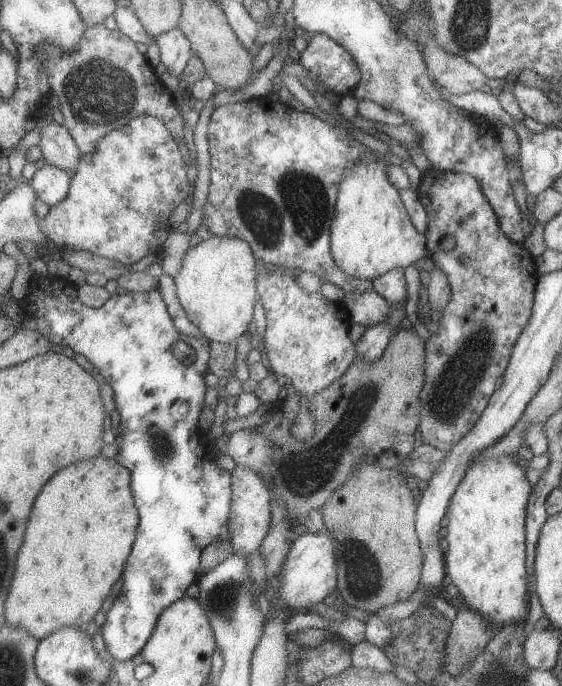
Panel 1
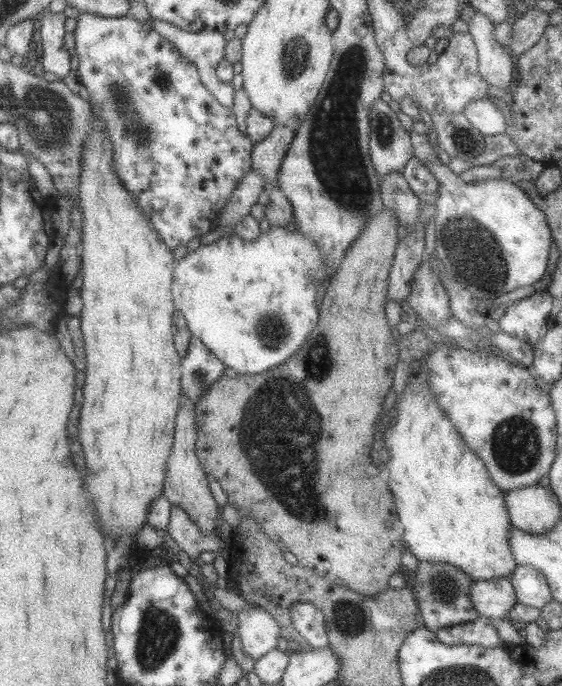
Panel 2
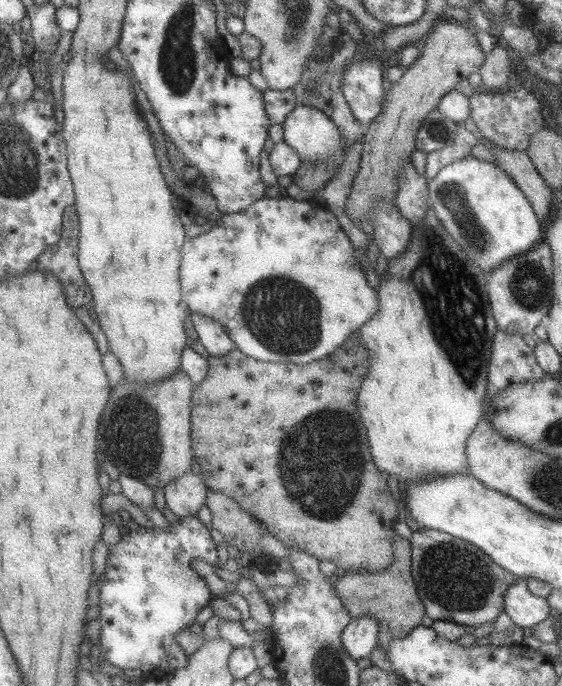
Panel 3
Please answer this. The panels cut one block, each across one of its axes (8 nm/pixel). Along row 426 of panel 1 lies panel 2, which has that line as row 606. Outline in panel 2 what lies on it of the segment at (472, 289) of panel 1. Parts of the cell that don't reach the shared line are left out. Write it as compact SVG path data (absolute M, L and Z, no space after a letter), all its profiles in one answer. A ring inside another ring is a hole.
M417 561L413 592L418 602L418 611L423 617L423 627L437 633L439 629L462 624L478 618L477 611L472 607L468 597L472 583L462 570L446 562Z

